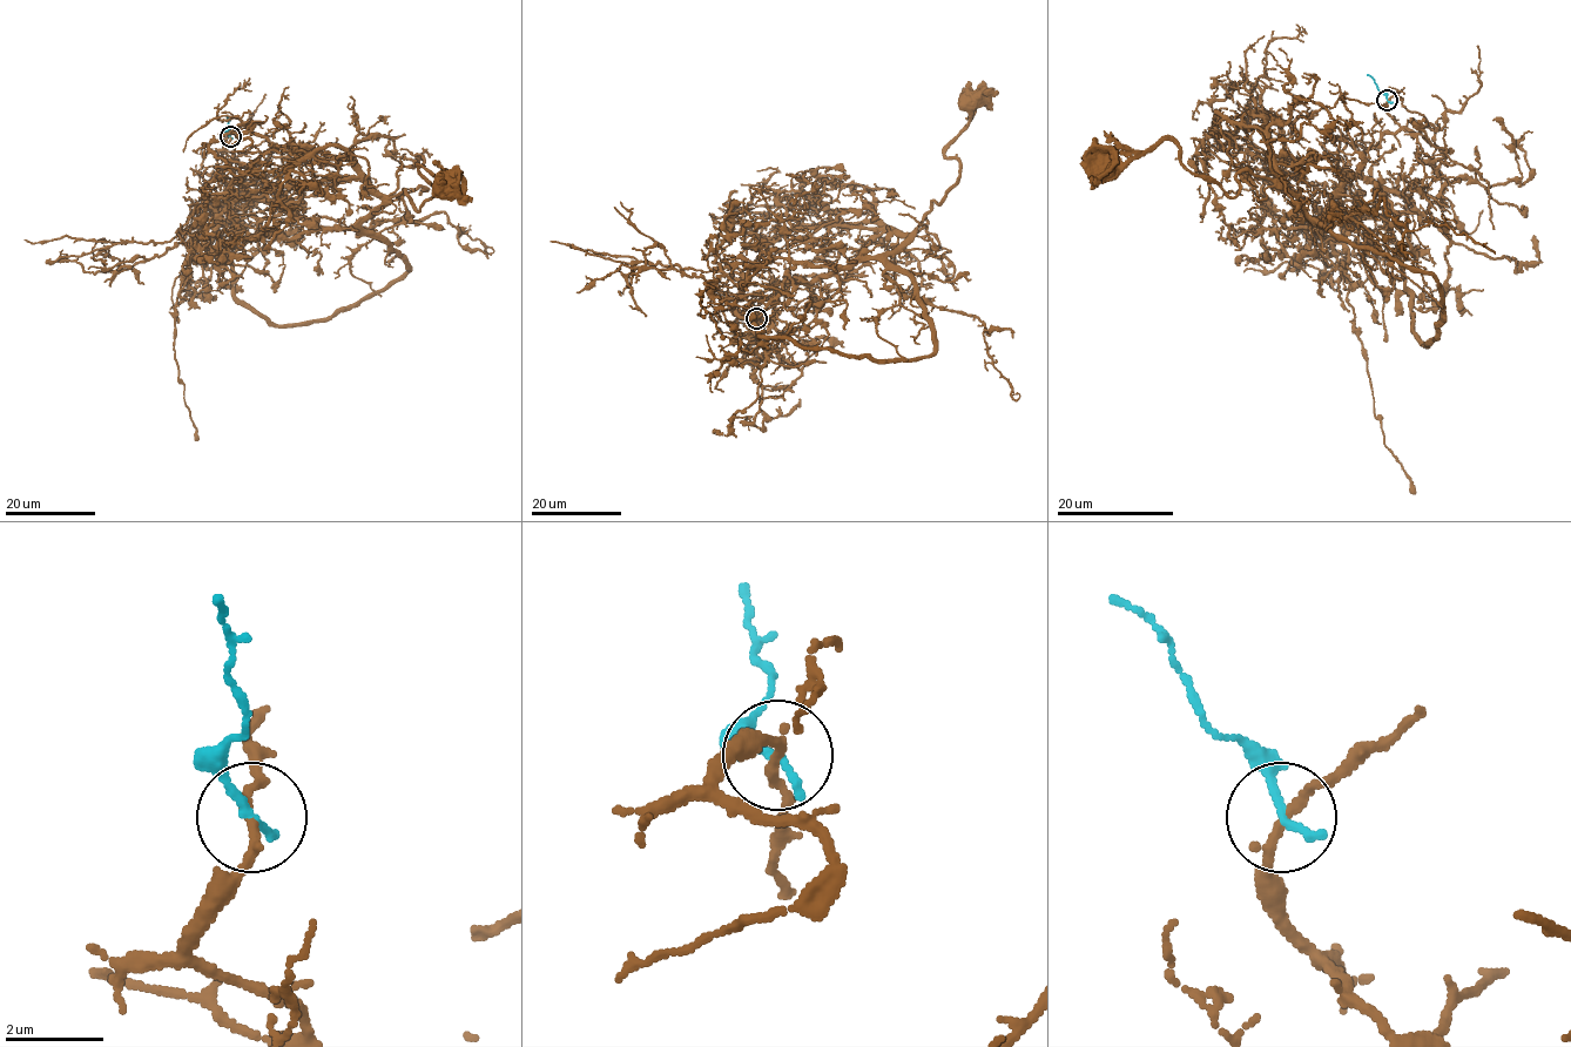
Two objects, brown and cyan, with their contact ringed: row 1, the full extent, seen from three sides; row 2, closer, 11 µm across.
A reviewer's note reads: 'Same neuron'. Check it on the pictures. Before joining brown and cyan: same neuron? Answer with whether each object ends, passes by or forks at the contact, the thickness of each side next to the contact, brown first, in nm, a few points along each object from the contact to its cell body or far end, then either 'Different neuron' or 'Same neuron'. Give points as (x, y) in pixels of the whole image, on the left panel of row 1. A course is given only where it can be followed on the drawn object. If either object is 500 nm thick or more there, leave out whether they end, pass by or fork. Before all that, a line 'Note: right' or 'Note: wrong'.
Note: wrong
At the ring brown passes by. At the ring cyan ends. Thickness 190 nm (brown) against 200 nm. Course of brown: (230, 136), (238, 184), (319, 225), (356, 227), (404, 190), (419, 210), (433, 196), (420, 167), (444, 184). Course of cyan: (230, 136), (227, 116). Different neuron

